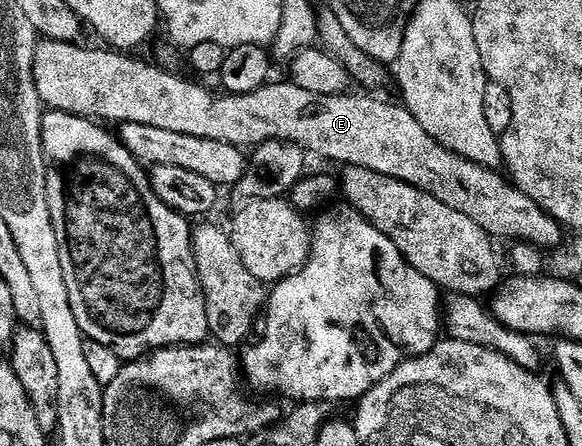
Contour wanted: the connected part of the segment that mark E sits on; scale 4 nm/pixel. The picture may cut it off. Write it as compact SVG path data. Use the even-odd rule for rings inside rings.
M43 39L34 47L34 85L36 86L36 94L42 99L43 105L47 109L55 112L67 112L73 116L85 116L95 122L107 122L111 120L115 126L123 124L135 124L136 126L154 126L156 130L172 130L175 134L192 134L192 138L208 138L216 142L228 142L232 146L243 150L253 149L255 146L272 142L273 140L284 140L287 144L294 145L295 148L302 149L303 152L311 157L319 156L322 160L331 160L337 166L349 166L351 168L363 168L364 170L375 172L380 176L387 176L393 180L404 182L408 186L412 186L416 190L420 190L424 194L430 194L432 198L436 198L436 202L442 202L444 206L448 206L448 210L456 210L456 214L464 214L467 218L472 218L472 222L476 222L476 226L480 226L492 238L497 238L499 241L510 240L509 242L521 242L529 244L539 250L547 250L546 248L554 248L562 240L564 229L557 220L551 218L548 213L543 210L536 202L532 202L532 198L528 198L518 188L514 187L509 179L498 177L499 173L487 168L481 168L478 164L473 164L456 156L448 151L448 149L437 144L434 139L422 126L420 122L416 122L416 118L412 118L412 114L405 106L399 106L397 103L385 104L382 100L373 100L373 95L358 94L362 96L350 96L351 94L341 94L339 96L321 96L320 94L312 94L311 91L302 90L299 86L291 82L285 84L274 84L267 82L262 88L254 93L240 94L233 96L229 94L221 94L222 96L213 96L206 88L201 88L193 79L185 80L182 76L173 76L170 72L165 72L162 68L157 68L154 64L145 64L142 60L134 59L131 55L123 54L117 50L107 50L102 48L80 48L77 43L58 43L55 40Z

